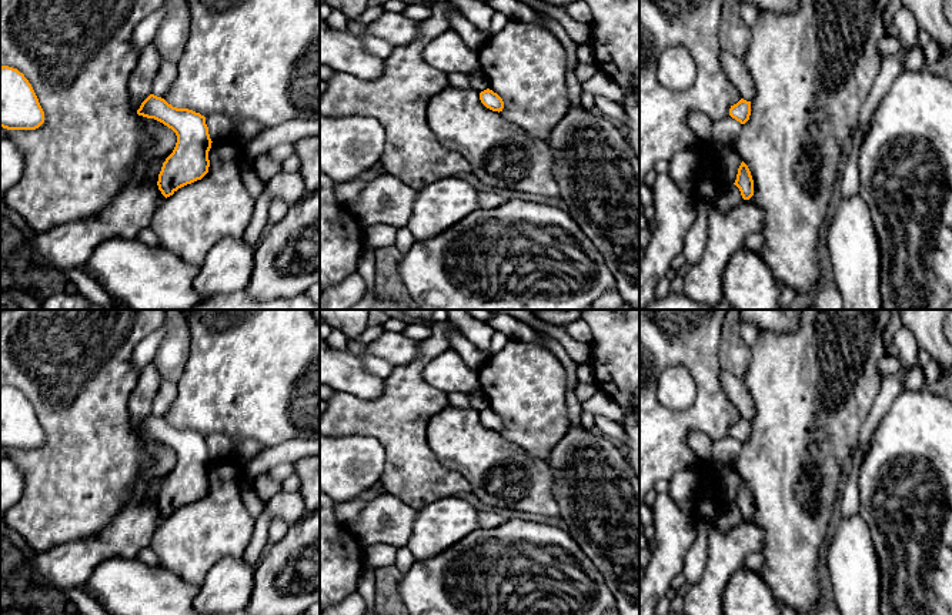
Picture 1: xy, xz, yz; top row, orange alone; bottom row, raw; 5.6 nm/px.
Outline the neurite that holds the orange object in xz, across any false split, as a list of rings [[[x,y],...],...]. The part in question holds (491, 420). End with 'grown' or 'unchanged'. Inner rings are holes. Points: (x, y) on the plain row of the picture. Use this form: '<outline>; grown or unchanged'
[[[487,408],[487,410],[480,412],[480,420],[487,428],[490,428],[492,431],[498,431],[500,432],[504,428],[502,418],[497,412],[490,410],[490,408]]]; unchanged

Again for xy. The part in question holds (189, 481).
[[[154,414],[141,422],[137,434],[163,442],[177,455],[176,467],[163,482],[157,501],[166,518],[208,492],[208,471],[213,461],[204,435],[188,428],[173,427]]]; unchanged

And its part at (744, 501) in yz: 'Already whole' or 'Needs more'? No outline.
Already whole

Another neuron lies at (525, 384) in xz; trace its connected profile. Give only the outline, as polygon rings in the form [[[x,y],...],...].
[[[511,341],[490,357],[478,374],[480,390],[487,395],[488,408],[504,421],[500,434],[530,455],[547,459],[552,447],[569,430],[565,405],[567,372],[559,360],[545,347]]]

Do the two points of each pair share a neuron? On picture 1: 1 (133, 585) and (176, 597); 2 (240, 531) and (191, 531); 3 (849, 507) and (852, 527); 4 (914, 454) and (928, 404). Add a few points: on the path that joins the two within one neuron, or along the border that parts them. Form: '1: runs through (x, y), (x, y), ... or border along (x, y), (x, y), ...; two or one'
1: runs through (143, 595), (166, 597); one
2: runs through (229, 531), (224, 528), (206, 528), (203, 531); one
3: border along (858, 512), (842, 517); two
4: runs through (924, 441), (924, 417); one

